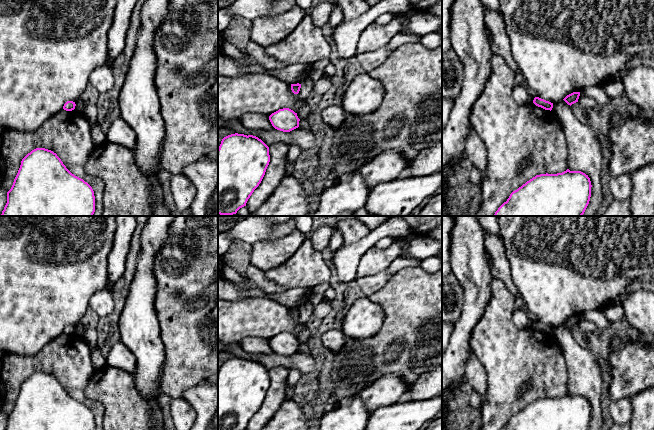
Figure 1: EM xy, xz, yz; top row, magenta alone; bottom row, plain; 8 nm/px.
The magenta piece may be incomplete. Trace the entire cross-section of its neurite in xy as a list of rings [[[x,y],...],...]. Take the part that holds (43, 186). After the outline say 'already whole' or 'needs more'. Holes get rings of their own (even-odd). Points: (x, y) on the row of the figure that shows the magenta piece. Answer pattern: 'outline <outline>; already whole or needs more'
outline [[[36,148],[22,159],[1,216],[93,216],[94,212],[92,187],[72,174],[56,153]]]; already whole

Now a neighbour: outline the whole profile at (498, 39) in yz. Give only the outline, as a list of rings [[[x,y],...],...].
[[[483,7],[483,11],[484,28],[489,34],[488,42],[493,53],[501,57],[514,71],[520,71],[511,54],[510,39],[502,15],[486,7]]]

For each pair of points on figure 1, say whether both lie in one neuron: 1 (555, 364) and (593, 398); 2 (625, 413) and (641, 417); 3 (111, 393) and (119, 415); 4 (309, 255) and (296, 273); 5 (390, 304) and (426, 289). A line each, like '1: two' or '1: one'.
1: two
2: two
3: one
4: one
5: one

